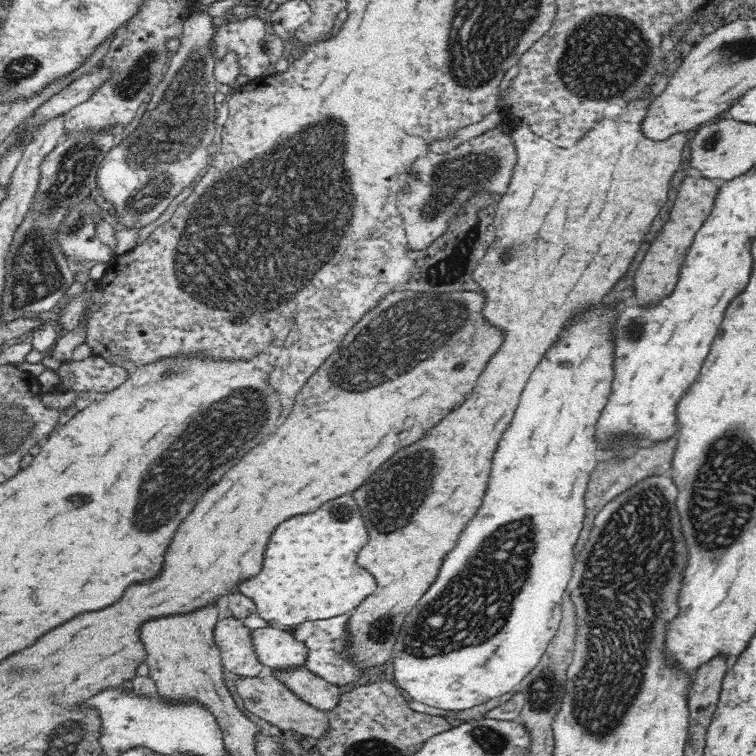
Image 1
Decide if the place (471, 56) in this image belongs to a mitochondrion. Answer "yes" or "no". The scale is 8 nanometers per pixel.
yes

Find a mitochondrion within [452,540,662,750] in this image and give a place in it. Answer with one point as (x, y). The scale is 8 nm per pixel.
(544, 689)

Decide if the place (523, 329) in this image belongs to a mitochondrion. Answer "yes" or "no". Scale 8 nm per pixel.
no

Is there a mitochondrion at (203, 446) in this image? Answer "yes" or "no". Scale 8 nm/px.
yes

